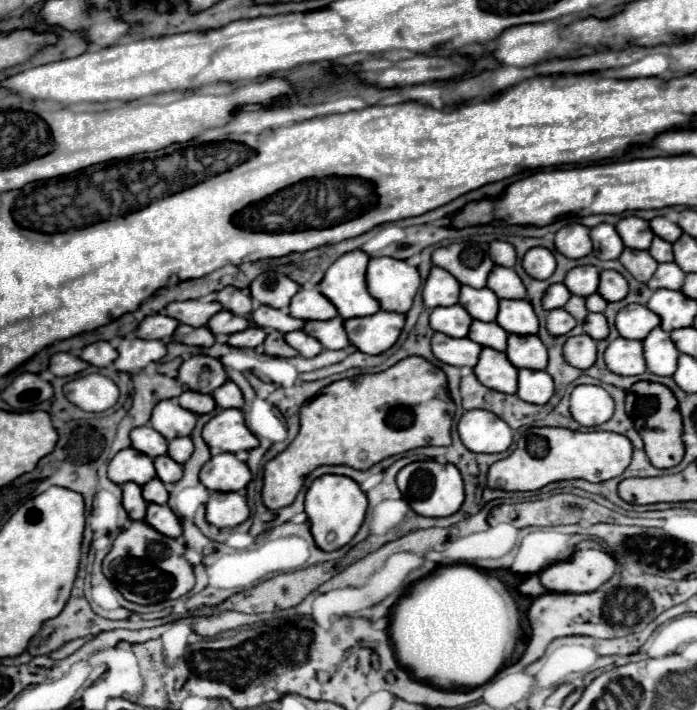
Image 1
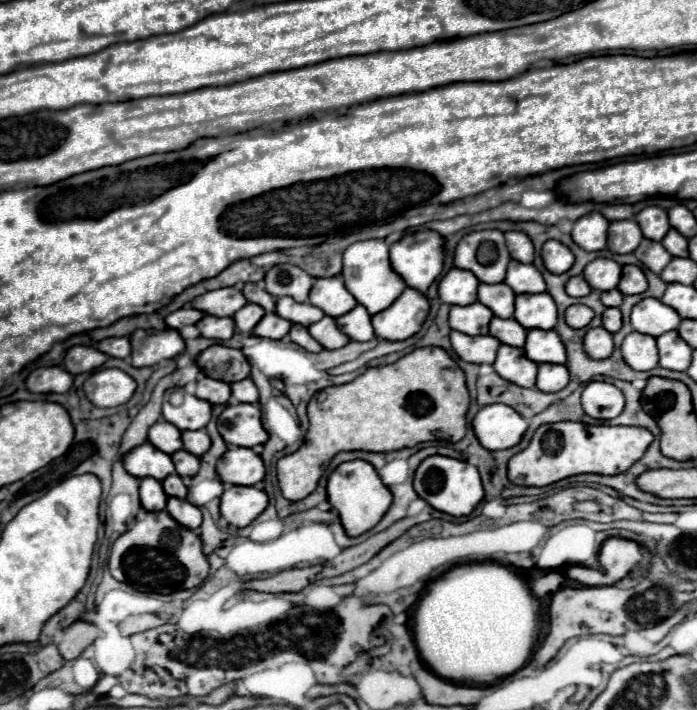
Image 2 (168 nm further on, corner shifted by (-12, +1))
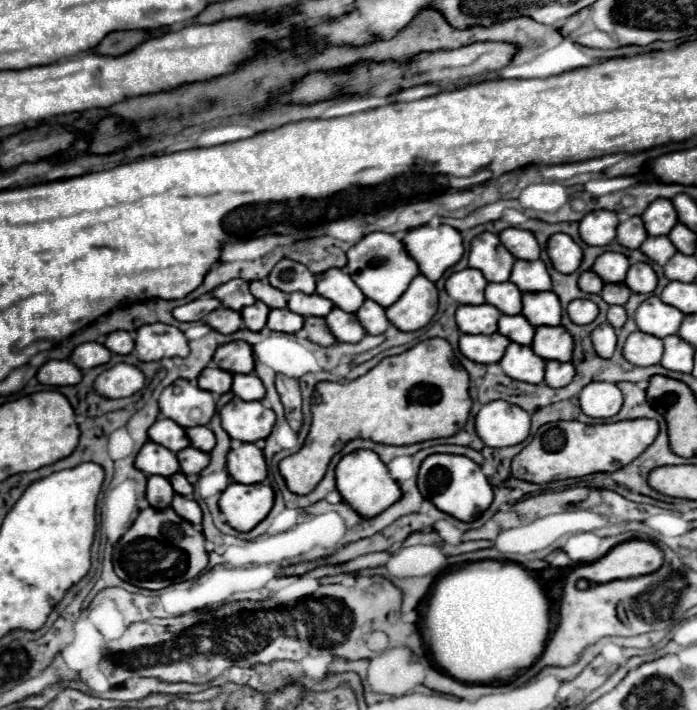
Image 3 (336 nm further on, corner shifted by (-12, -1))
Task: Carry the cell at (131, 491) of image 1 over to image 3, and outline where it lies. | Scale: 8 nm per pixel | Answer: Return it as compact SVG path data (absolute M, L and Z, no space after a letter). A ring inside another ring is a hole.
M150 475L148 477L148 489L146 489L146 497L148 503L156 509L164 509L172 503L174 497L174 489L170 485L170 481L166 477L160 475Z

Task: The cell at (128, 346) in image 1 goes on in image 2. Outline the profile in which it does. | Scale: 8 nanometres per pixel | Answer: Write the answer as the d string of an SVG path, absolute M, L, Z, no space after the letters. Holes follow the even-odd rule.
M138 329L130 335L130 343L132 343L130 363L134 367L152 367L184 351L184 339L174 329L164 331Z

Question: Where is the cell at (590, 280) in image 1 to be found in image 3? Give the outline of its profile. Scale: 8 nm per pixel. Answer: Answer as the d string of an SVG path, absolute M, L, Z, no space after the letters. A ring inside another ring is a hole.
M614 251L602 253L592 267L592 271L598 273L606 283L622 283L628 269L630 269L628 257L622 253L614 253Z

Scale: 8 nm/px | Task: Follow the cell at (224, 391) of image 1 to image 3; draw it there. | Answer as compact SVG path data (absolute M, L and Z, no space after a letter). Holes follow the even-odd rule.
M240 373L240 375L234 375L232 393L244 401L260 401L264 399L266 389L256 373L248 373L248 375Z

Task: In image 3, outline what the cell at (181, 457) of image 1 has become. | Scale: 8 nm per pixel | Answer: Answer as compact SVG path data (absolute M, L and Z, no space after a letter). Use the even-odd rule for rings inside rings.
M204 425L190 427L190 429L186 429L186 433L188 433L190 441L192 441L192 447L196 447L196 449L200 449L200 451L206 451L206 453L208 453L208 451L212 451L214 445L216 445L214 433L212 433L208 427L204 427Z

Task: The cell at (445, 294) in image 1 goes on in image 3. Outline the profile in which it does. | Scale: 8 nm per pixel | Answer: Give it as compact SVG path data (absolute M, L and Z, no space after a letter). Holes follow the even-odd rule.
M464 269L464 271L458 271L454 275L448 277L446 281L446 291L448 295L464 305L482 305L486 299L484 299L484 289L486 289L488 281L484 279L484 275L478 271L478 269Z

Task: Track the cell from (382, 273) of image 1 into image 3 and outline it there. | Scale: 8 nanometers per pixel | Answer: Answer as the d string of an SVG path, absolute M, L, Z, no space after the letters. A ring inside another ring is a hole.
M422 225L410 229L402 241L408 253L418 261L420 273L430 281L438 281L444 271L456 265L464 255L462 235L450 225Z

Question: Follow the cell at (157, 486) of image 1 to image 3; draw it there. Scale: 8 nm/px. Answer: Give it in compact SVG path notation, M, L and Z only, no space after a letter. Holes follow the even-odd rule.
M182 471L174 473L174 475L170 477L170 483L172 483L174 491L176 491L176 493L180 493L180 495L186 495L186 497L190 497L190 495L192 495L192 491L194 491L194 487L190 485L190 481L186 479L186 475L184 475Z

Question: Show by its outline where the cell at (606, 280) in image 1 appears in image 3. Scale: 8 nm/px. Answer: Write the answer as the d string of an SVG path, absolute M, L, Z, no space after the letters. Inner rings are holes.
M634 263L628 273L626 273L626 281L624 281L634 293L652 293L656 289L656 273L648 263Z

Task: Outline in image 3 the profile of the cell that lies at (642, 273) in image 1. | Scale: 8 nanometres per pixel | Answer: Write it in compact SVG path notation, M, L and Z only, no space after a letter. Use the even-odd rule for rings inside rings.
M648 237L640 245L640 251L646 253L658 265L664 265L676 253L676 247L672 245L672 241L668 237Z

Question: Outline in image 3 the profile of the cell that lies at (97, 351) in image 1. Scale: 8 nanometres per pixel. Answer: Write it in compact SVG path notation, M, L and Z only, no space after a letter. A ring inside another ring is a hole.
M114 331L106 337L104 345L112 351L112 353L118 353L118 355L128 355L132 349L134 349L134 339L128 331Z

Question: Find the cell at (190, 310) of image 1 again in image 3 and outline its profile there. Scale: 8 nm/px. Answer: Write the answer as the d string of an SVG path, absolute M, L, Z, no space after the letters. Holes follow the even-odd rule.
M232 279L232 281L216 287L216 289L212 291L212 295L214 295L216 299L220 299L224 307L230 307L230 309L234 309L234 311L240 311L240 309L244 309L244 307L248 307L248 305L252 305L252 303L256 301L256 299L252 297L248 285L250 285L250 283L244 281L244 279Z

